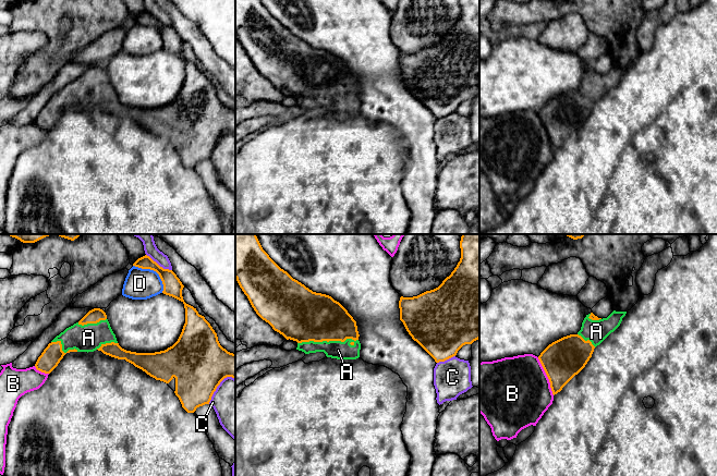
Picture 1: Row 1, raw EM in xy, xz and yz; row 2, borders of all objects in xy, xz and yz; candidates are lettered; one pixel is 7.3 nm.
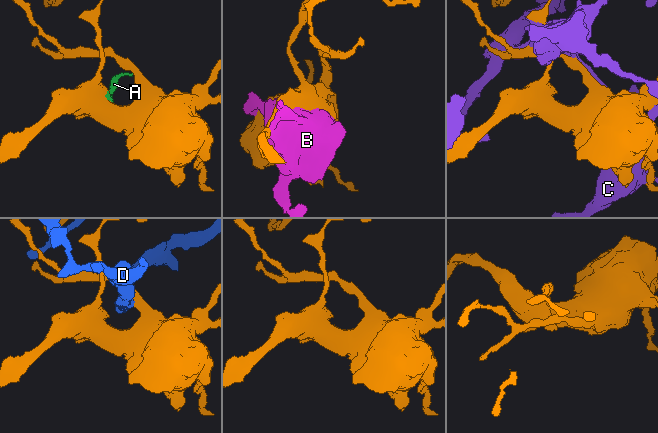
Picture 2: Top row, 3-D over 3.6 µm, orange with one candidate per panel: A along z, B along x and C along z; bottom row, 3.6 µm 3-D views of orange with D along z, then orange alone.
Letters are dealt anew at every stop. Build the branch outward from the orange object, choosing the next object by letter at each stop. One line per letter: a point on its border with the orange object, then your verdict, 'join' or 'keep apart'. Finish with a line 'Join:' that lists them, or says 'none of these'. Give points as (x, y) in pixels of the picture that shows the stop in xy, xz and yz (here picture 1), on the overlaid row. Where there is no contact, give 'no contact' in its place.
A: contact xz (327, 341); join
B: contact yz (547, 376); keep apart
C: contact xy (158, 265); keep apart
D: contact xy (155, 270); keep apart
Join: A

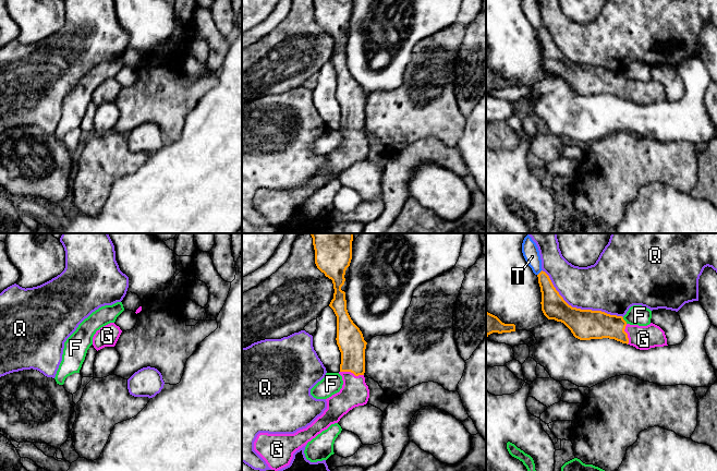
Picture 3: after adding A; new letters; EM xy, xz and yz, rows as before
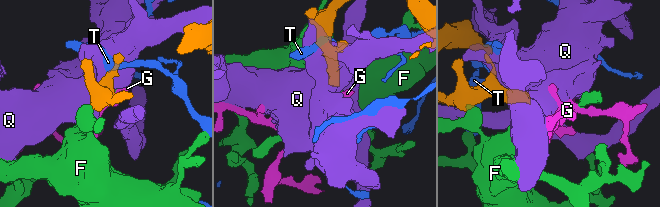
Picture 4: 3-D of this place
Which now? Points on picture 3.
F: contact yz (624, 321); keep apart
G: contact xz (352, 372); join
Q: contact yz (579, 309); keep apart
T: contact yz (539, 273); keep apart
Join: G

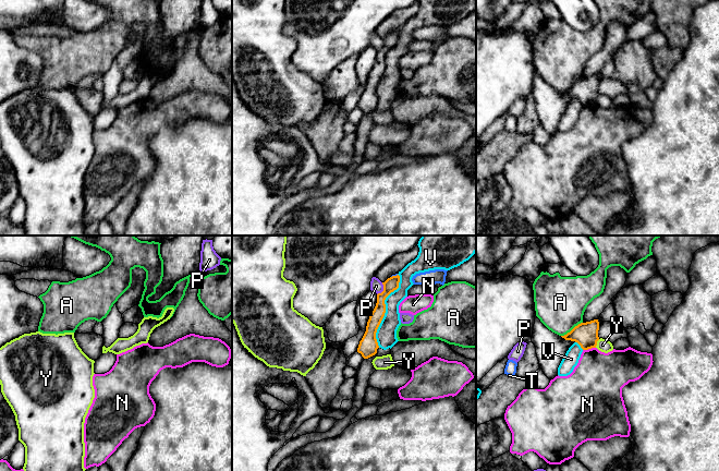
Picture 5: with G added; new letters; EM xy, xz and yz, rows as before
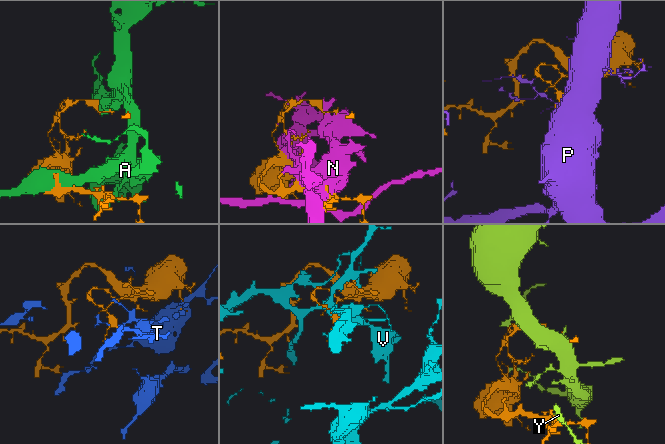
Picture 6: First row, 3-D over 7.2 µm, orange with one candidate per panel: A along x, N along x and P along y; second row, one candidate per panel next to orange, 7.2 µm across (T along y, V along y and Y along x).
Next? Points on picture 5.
A: contact yz (572, 329); keep apart
N: contact yz (588, 348); keep apart
P: contact xz (384, 289); keep apart
T: contact xz (393, 276); keep apart
V: contact xz (385, 310); keep apart
Y: contact yz (596, 343); keep apart
Join: none of these

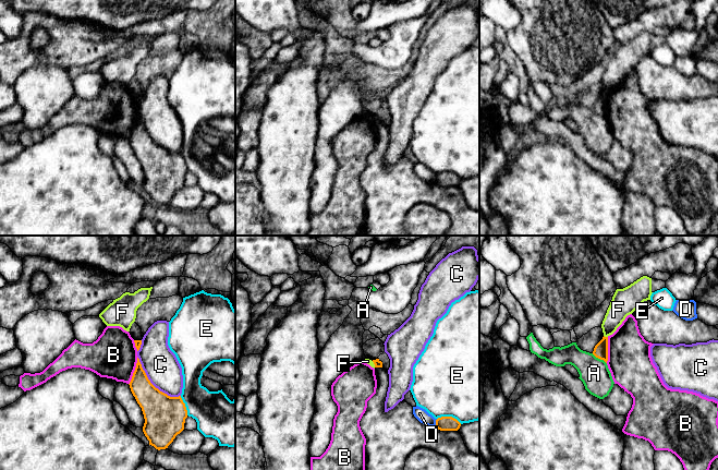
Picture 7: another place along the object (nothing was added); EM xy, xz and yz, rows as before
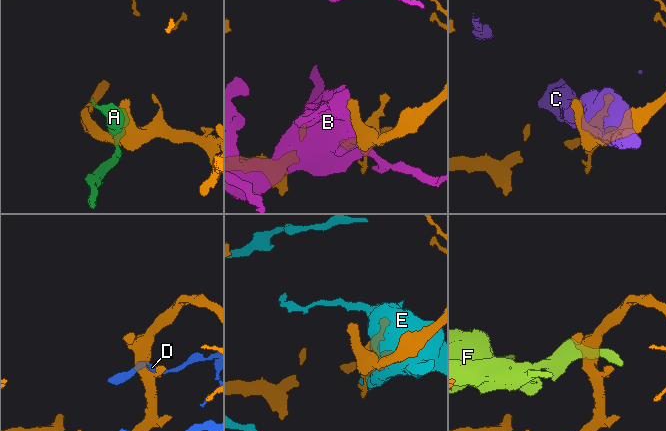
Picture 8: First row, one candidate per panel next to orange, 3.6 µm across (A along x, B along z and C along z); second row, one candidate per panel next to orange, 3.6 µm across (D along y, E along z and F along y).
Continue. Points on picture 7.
A: contact yz (599, 358); keep apart
B: contact xy (134, 371); keep apart
C: contact xy (153, 385); keep apart
D: contact xz (436, 422); keep apart
E: contact xz (449, 417); keep apart
F: contact yz (606, 337); keep apart
Join: none of these

